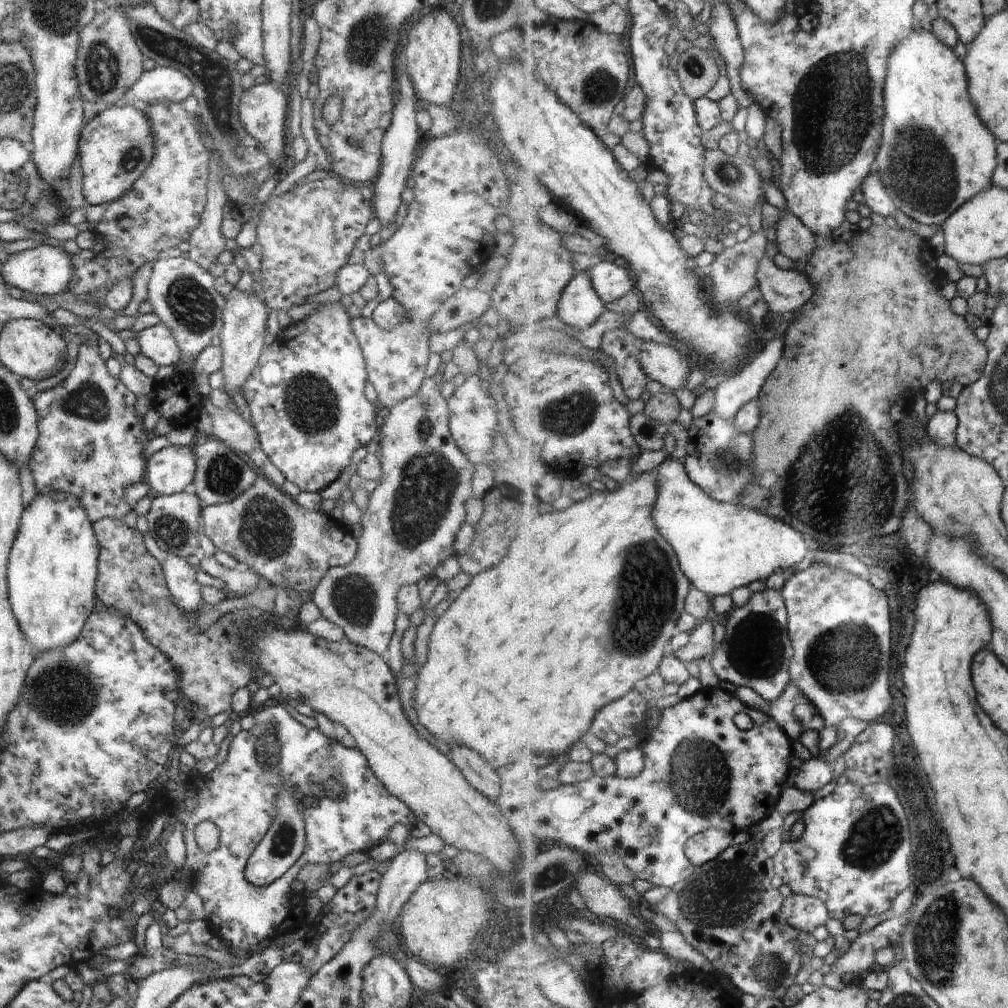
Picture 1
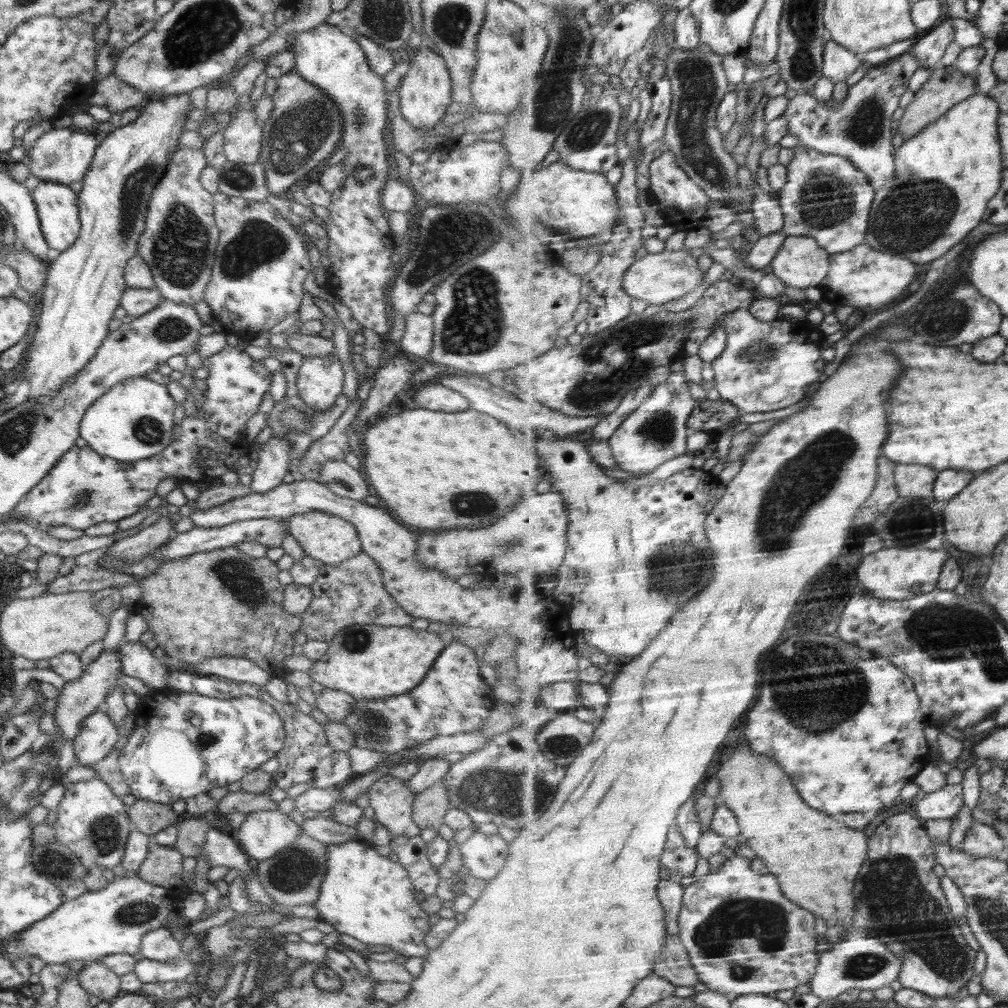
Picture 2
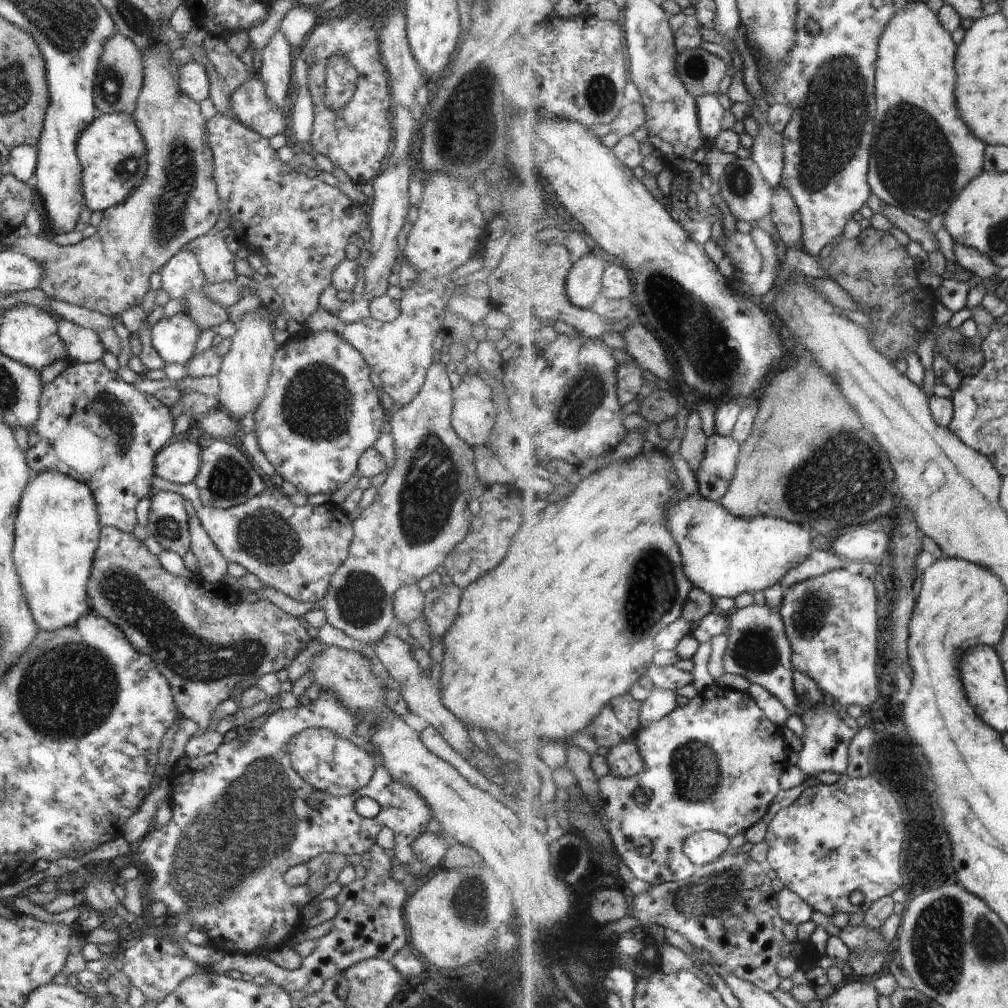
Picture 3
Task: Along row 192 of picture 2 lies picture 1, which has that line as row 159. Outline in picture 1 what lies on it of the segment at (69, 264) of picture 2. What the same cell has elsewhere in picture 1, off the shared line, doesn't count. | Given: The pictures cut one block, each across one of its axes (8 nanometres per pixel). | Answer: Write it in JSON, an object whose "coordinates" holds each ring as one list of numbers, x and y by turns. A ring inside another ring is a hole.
{"coordinates":[[141,107,101,108,93,120,86,123,79,135,77,156,82,165,82,196,90,205,118,200,132,189,134,182,146,171,154,156,154,136,150,120]]}

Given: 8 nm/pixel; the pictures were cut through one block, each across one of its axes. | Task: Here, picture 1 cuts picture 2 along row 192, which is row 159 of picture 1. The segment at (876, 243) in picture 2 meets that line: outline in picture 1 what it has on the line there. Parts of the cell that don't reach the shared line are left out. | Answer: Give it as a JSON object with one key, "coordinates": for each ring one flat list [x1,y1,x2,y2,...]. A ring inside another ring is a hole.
{"coordinates":[[929,24,923,31,912,31,908,38,902,39,889,58,885,84,886,140,881,140,873,174,880,174,897,208,928,226,944,226,956,211,995,185,994,174,1000,164,998,142,978,116,973,94,968,92,972,87,968,74,965,62,956,56,954,47,944,44]]}

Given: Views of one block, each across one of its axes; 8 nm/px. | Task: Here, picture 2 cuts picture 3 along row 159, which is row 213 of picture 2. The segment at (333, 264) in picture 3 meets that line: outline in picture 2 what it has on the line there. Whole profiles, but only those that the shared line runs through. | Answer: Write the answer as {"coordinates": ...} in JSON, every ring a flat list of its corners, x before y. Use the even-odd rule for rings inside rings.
{"coordinates":[[216,192,212,199,219,240,204,300,225,332,268,331,300,308,304,281,312,270,308,242,267,201,253,202,222,192]]}

